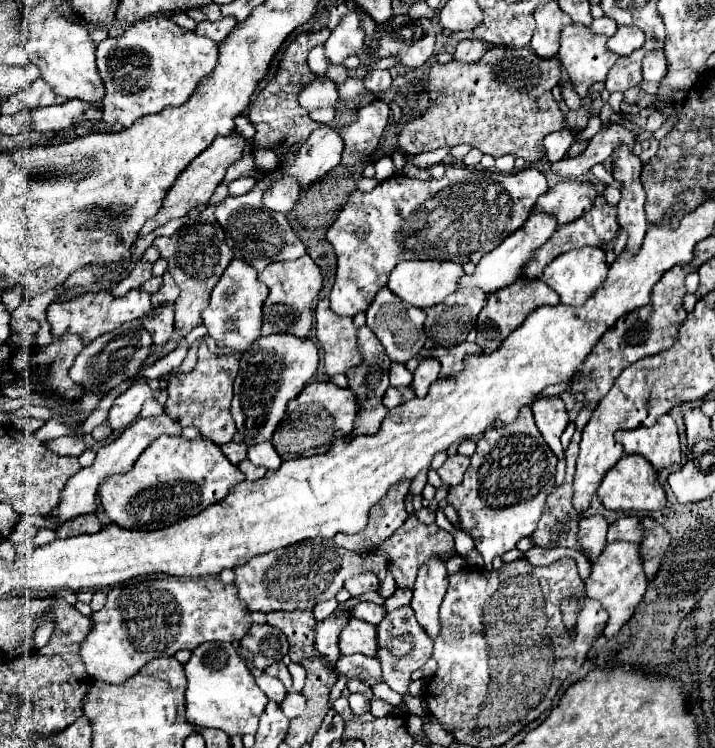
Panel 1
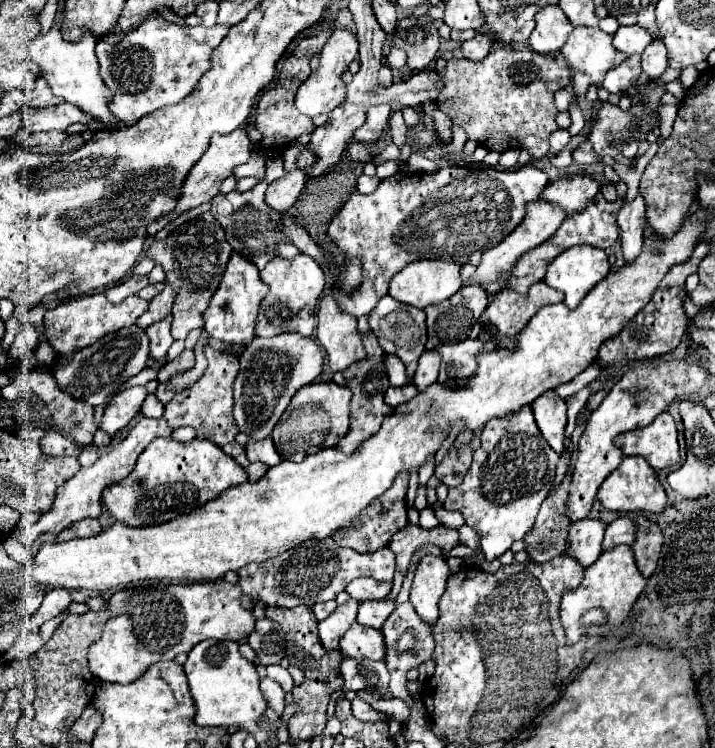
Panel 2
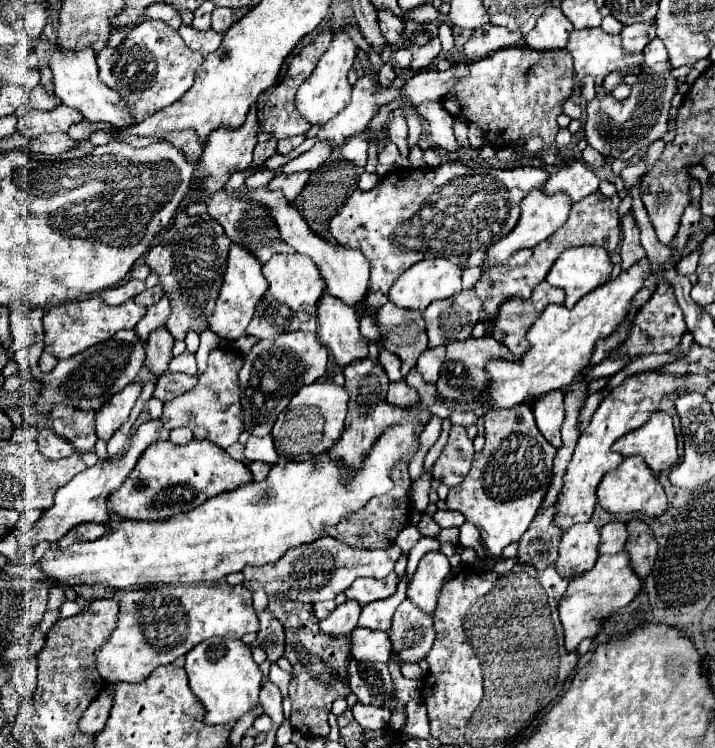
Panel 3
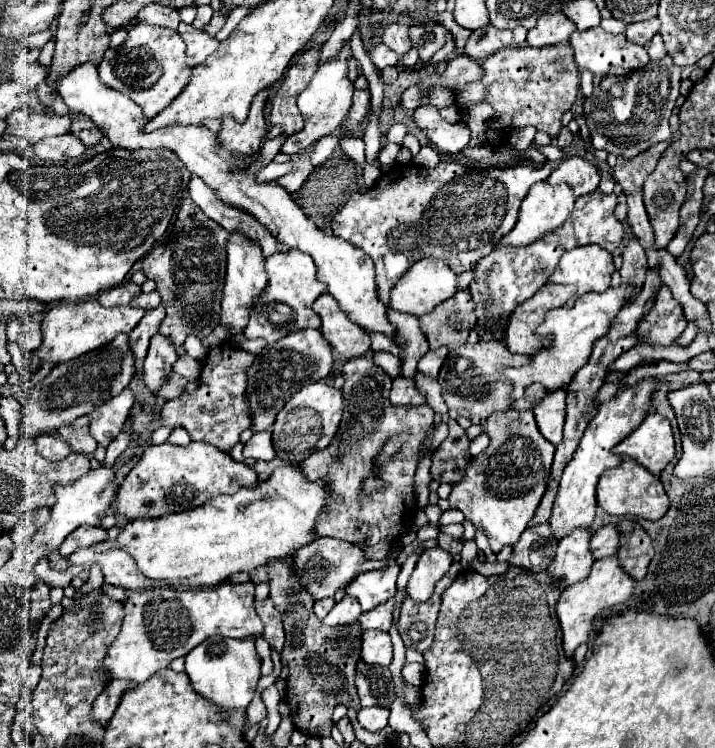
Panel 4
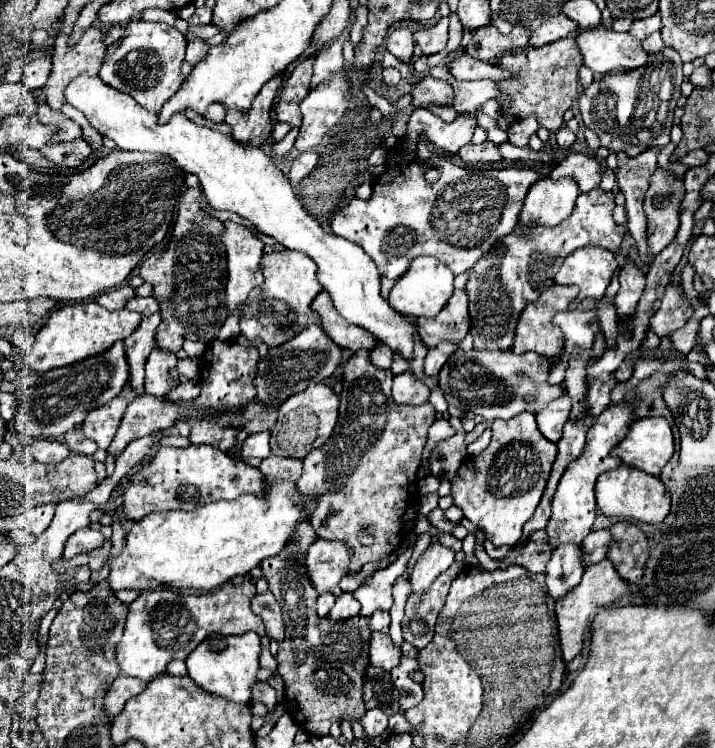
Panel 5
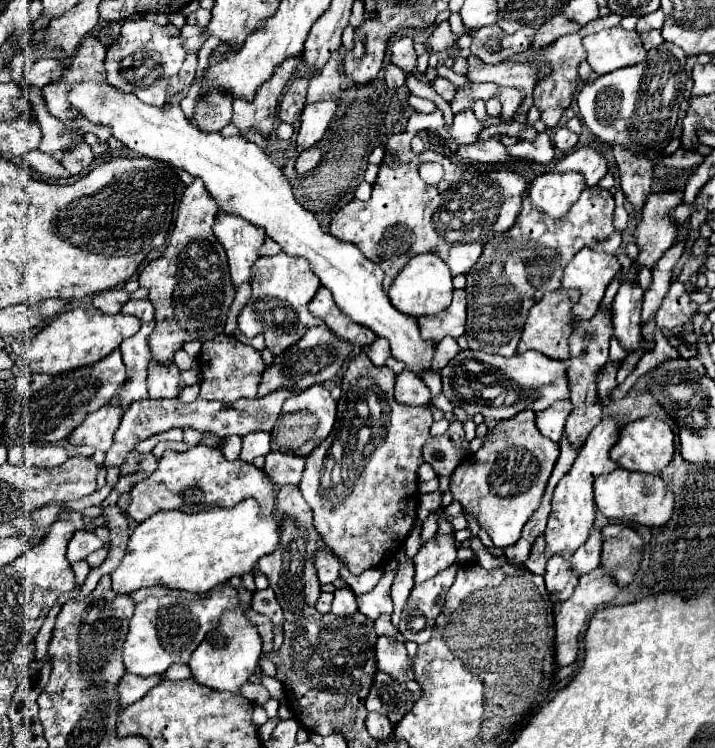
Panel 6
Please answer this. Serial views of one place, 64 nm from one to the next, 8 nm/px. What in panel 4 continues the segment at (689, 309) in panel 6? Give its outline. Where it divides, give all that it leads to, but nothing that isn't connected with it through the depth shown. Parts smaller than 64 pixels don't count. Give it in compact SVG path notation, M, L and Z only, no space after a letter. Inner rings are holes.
M666 284L660 286L650 312L638 324L638 344L670 346L686 328L682 306L672 298Z

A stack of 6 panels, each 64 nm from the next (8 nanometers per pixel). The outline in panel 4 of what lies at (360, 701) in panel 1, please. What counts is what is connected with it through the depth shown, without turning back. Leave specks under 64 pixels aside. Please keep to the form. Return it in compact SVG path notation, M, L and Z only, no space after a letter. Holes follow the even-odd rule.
M370 706L370 708L360 708L358 710L358 724L370 732L378 732L382 728L388 726L388 708L380 708L380 706Z

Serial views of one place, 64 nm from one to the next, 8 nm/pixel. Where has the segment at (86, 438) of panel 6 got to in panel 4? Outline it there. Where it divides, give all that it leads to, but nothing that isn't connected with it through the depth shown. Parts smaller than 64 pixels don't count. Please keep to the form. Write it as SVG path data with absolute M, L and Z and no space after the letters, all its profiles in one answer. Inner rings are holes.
M126 388L112 400L106 400L90 414L90 432L96 438L98 444L108 446L114 436L120 432L124 422L128 420L128 414L134 406L134 392L132 388Z

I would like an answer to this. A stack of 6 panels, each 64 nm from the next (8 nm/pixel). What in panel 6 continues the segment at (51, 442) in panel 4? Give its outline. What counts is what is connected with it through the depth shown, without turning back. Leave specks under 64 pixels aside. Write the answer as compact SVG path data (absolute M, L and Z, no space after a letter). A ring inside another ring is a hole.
M30 444L26 446L24 458L40 468L60 466L68 458L68 450L60 444Z

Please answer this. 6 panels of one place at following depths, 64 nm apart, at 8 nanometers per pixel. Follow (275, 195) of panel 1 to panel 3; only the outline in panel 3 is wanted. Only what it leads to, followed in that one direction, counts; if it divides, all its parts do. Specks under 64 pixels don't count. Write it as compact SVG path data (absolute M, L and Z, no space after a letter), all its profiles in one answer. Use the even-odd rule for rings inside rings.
M298 172L298 174L280 174L276 176L268 186L272 190L280 190L288 202L294 202L294 198L300 194L308 180L310 172Z

